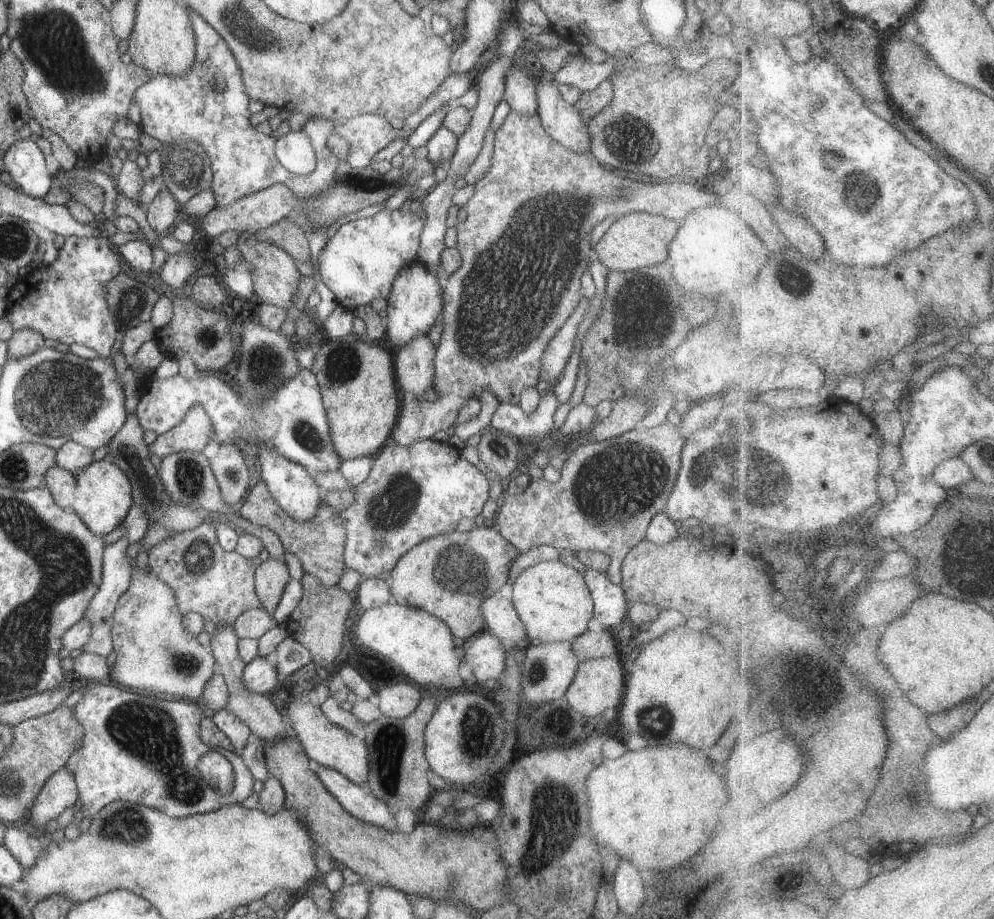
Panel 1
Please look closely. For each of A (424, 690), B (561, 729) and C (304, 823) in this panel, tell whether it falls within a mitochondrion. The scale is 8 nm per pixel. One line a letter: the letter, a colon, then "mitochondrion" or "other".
A: other
B: other
C: other

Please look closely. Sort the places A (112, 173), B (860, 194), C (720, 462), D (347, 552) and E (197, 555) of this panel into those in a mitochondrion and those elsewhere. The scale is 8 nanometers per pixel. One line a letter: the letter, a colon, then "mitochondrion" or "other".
A: other
B: mitochondrion
C: mitochondrion
D: other
E: mitochondrion

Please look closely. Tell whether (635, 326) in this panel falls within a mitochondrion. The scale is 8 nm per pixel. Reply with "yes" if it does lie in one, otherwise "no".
yes

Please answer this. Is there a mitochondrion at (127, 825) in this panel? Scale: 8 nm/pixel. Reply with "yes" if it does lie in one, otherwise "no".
yes

